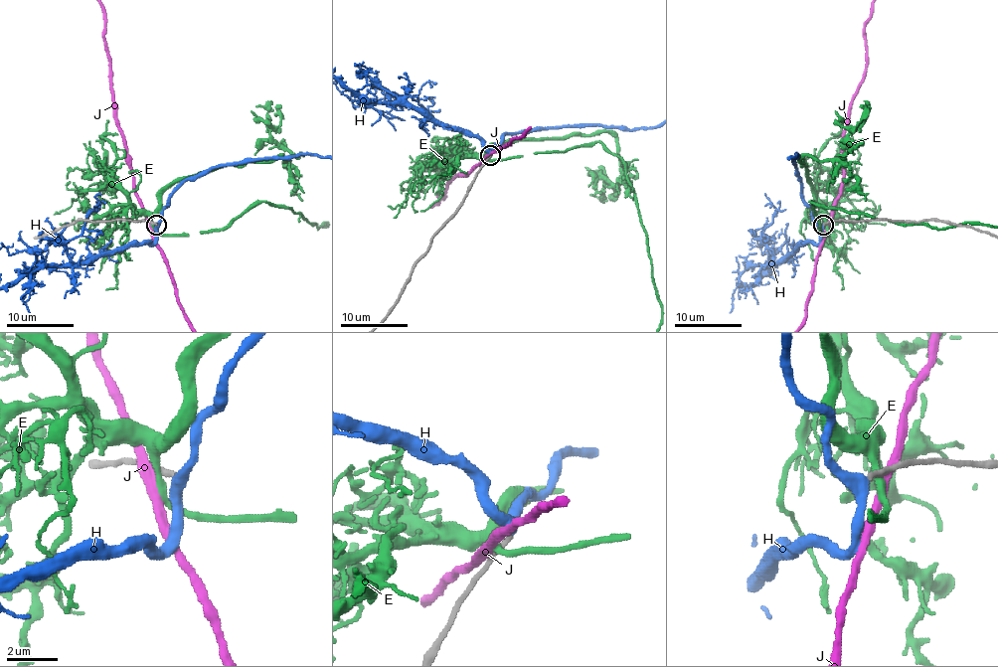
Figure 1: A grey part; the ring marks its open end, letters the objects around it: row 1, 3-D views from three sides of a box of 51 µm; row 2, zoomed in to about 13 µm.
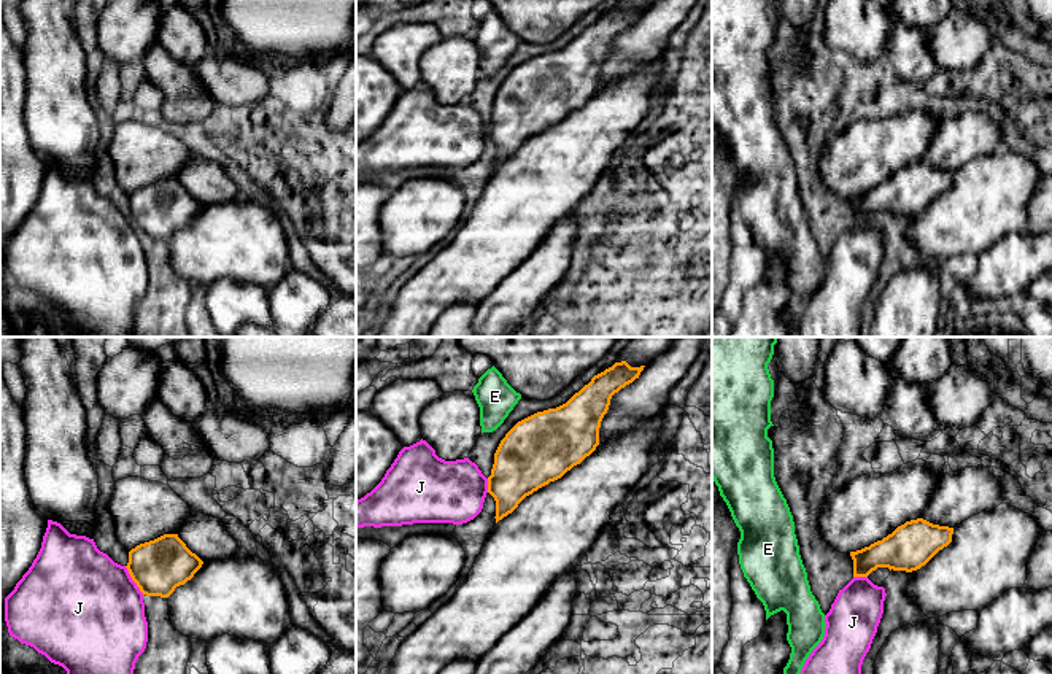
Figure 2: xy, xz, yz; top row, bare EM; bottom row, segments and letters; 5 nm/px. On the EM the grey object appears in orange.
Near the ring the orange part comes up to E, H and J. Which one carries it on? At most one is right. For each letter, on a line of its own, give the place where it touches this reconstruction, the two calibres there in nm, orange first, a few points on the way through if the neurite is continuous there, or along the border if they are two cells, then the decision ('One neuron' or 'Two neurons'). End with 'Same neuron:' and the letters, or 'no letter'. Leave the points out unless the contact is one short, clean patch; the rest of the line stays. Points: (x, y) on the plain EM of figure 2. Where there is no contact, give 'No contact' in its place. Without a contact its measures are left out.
E: No contact. Two neurons
H: No contact. One neuron
J: Touches orange at xy (132, 223). Thickness 280 nm (orange) against 500 nm. Boundary: xy (124, 210), (143, 237). Two neurons
Same neuron: H

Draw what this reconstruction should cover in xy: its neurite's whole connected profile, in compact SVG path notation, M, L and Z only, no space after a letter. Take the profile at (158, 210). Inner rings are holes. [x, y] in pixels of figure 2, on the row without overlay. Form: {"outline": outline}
{"outline": "M164 178L132 192L126 211L143 238L168 242L176 230L191 224L202 208L178 178Z"}

